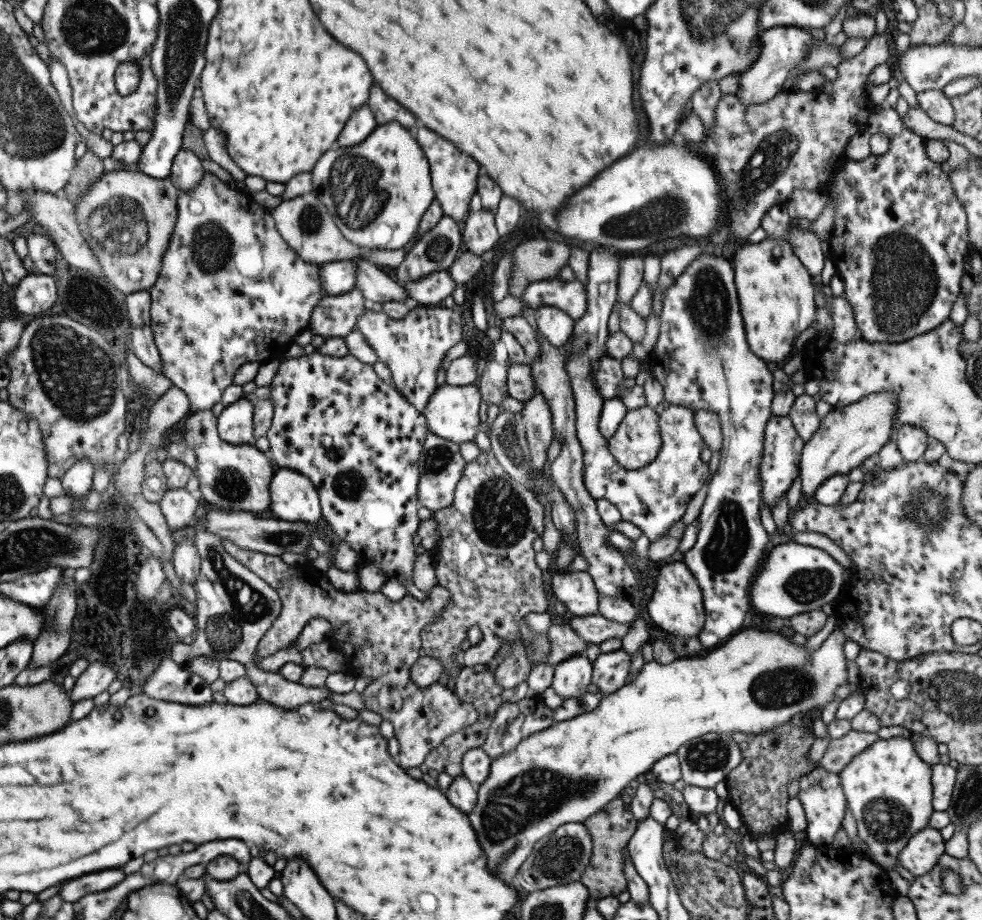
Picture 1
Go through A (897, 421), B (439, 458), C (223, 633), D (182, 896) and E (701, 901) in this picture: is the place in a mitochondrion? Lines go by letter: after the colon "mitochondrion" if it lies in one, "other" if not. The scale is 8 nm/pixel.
A: other
B: mitochondrion
C: mitochondrion
D: other
E: other

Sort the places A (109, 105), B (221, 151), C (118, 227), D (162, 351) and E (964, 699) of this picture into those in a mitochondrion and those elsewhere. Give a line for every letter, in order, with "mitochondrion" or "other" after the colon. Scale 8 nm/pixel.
A: other
B: other
C: mitochondrion
D: other
E: mitochondrion

